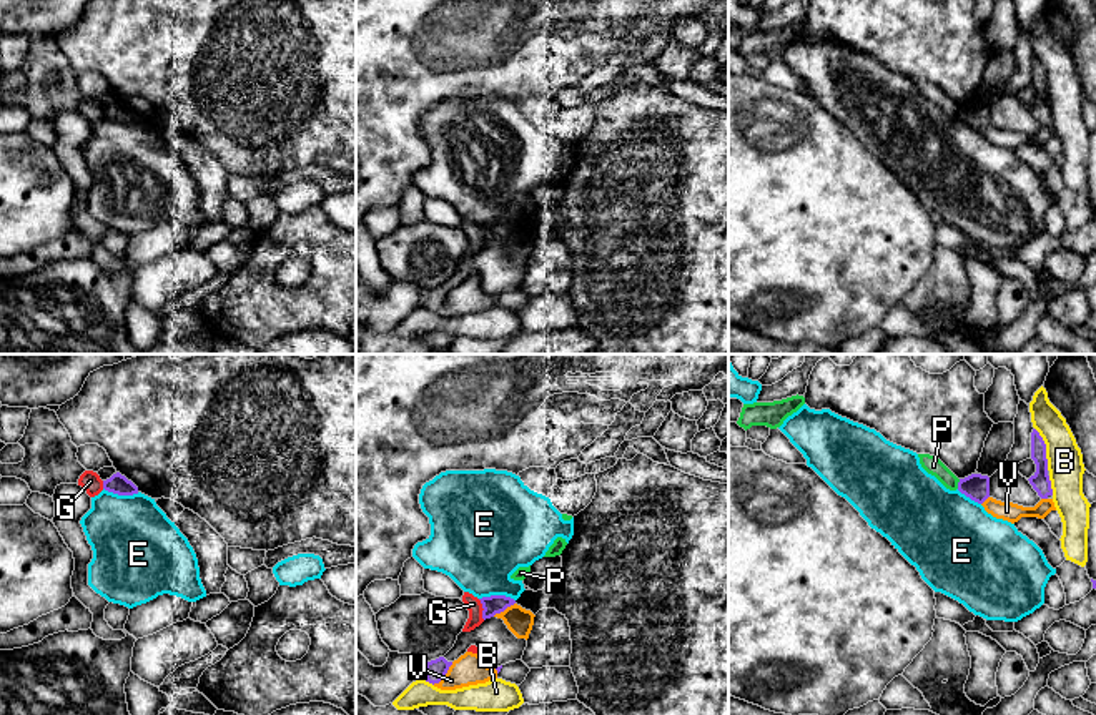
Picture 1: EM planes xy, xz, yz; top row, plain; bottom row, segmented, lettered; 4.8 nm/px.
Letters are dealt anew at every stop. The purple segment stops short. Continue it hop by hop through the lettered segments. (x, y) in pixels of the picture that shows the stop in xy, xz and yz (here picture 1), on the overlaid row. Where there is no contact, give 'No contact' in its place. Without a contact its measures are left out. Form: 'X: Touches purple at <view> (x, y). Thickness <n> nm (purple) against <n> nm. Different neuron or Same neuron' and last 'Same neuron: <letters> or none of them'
B: Touches purple at yz (1045, 449). Thickness 90 nm (purple) against 180 nm. Different neuron
E: Touches purple at xz (498, 596). Thickness 90 nm (purple) against 400 nm. Different neuron
G: Touches purple at xz (483, 607). Thickness 90 nm (purple) against 70 nm. Different neuron
P: Touches purple at yz (958, 484). Thickness 120 nm (purple) against 90 nm. Different neuron
V: Touches purple at xz (444, 675). Thickness 100 nm (purple) against 150 nm. Different neuron
Same neuron: none of them

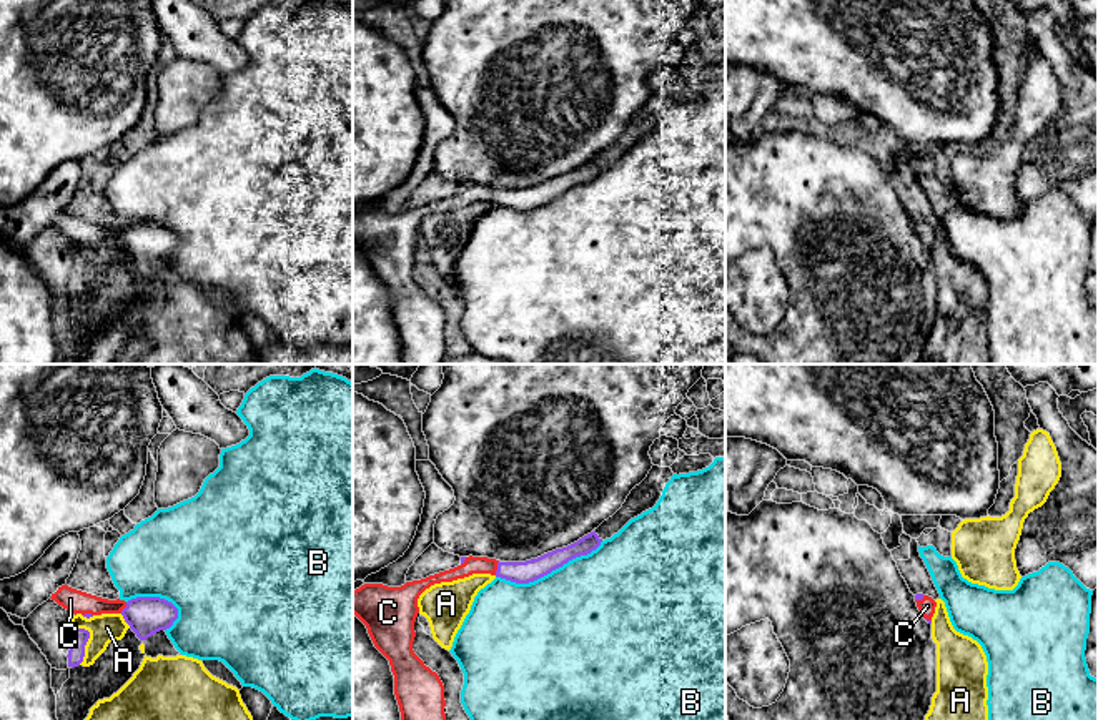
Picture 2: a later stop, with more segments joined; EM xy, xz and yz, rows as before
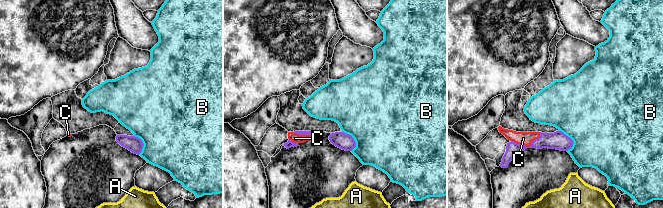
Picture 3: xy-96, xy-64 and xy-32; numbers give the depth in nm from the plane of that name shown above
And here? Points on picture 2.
A: Touches purple at xy (85, 644). Thickness 80 nm (purple) against 140 nm. Different neuron
B: Touches purple at xz (549, 572). Thickness 110 nm (purple) against 500 nm. Different neuron
C: Touches purple at xz (498, 567). Thickness 110 nm (purple) against 80 nm. Same neuron
Same neuron: C

